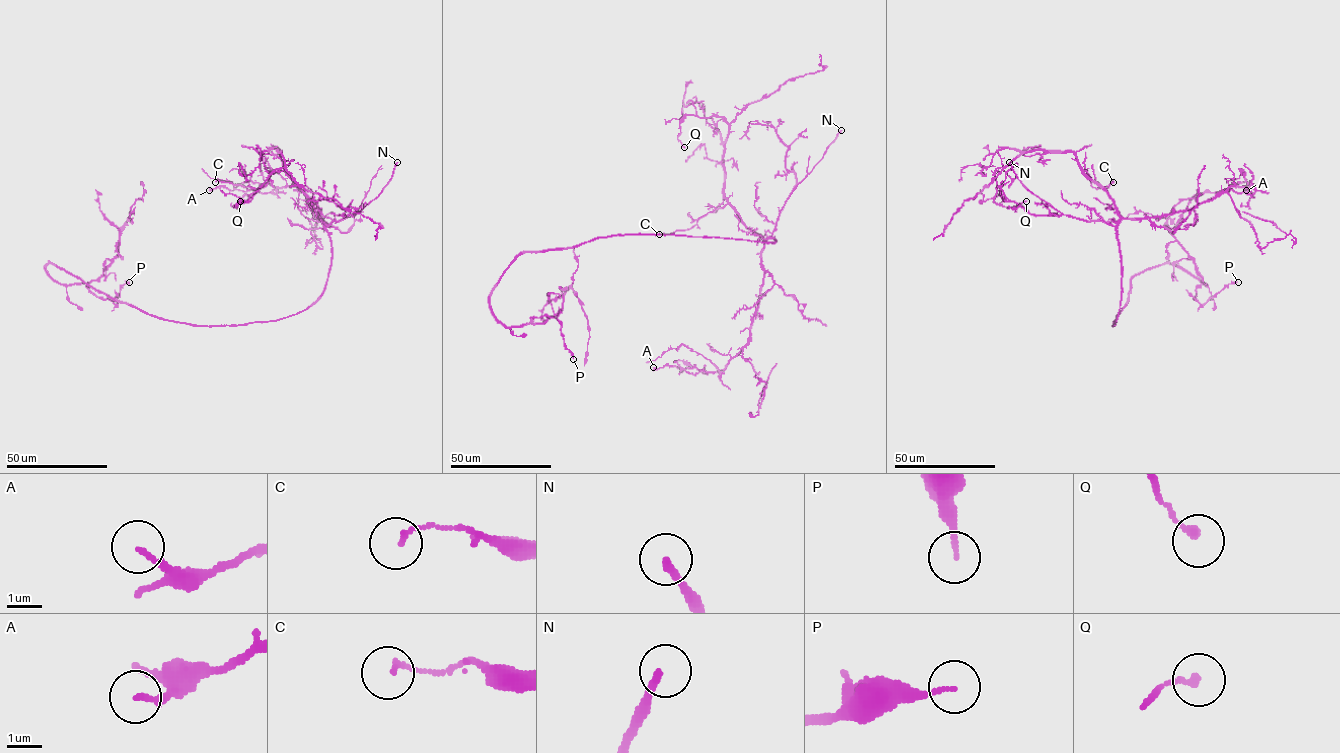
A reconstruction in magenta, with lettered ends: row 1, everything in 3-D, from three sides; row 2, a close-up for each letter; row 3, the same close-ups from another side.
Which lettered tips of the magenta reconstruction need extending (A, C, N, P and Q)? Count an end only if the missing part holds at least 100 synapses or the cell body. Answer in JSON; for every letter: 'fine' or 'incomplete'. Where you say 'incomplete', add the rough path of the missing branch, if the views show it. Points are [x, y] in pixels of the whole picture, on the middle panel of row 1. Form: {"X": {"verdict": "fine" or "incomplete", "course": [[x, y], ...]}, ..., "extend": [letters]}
{"A": {"verdict": "fine"}, "C": {"verdict": "fine"}, "N": {"verdict": "incomplete", "course": [[841, 130], [856, 129], [879, 139]]}, "P": {"verdict": "fine"}, "Q": {"verdict": "fine"}, "extend": ["N"]}

